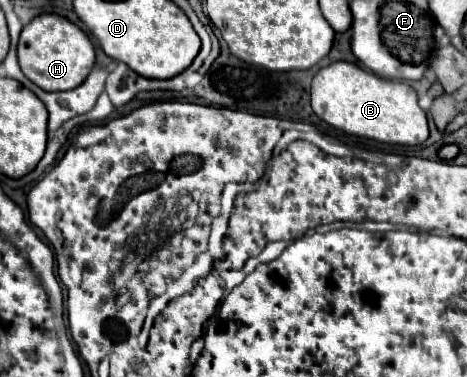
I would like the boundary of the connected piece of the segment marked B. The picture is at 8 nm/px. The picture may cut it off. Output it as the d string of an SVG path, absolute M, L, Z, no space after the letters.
M333 62L315 74L311 82L311 108L329 126L359 138L403 146L417 146L429 138L427 116L407 82L379 78L351 62Z

